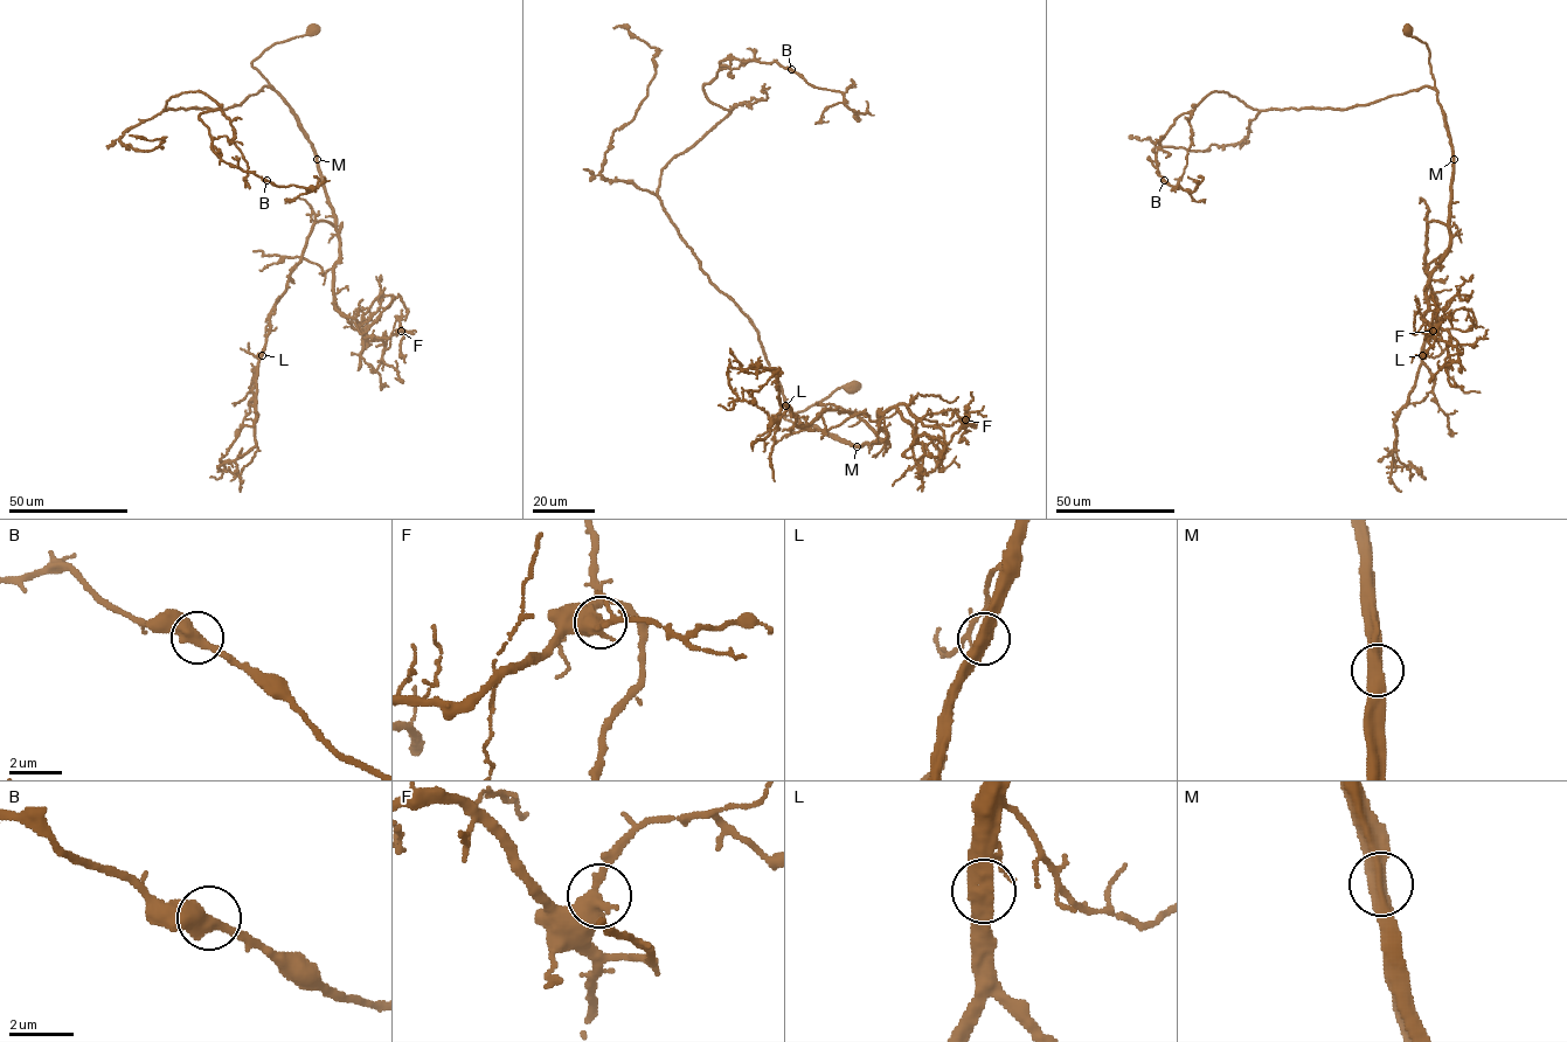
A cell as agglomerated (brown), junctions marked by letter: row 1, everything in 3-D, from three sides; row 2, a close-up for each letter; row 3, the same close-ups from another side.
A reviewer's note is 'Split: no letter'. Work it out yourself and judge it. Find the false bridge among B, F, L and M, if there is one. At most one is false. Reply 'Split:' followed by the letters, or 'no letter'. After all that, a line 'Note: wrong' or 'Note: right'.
Split: no letter
Note: right

